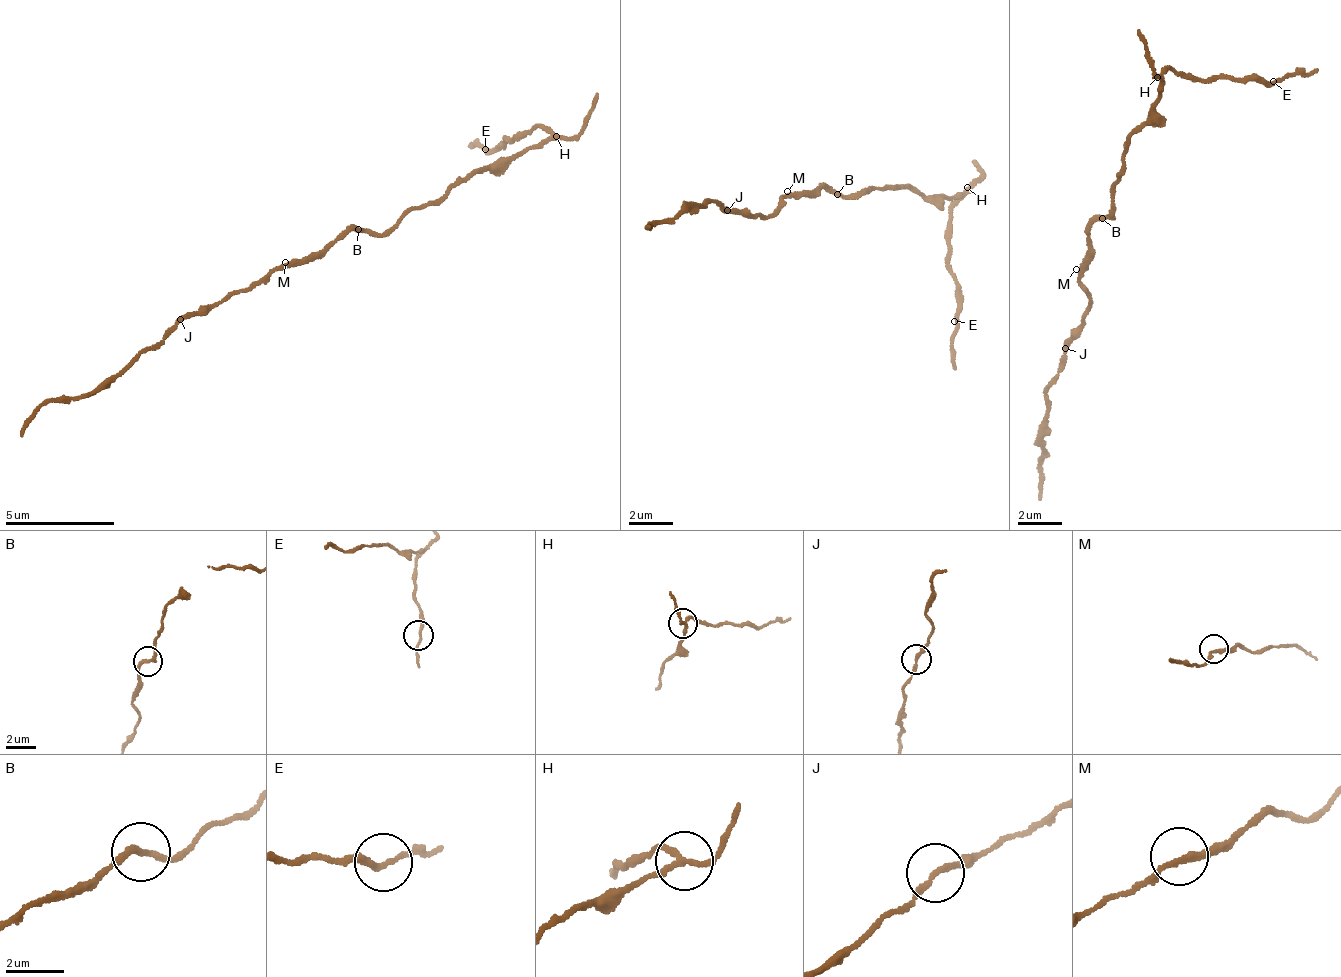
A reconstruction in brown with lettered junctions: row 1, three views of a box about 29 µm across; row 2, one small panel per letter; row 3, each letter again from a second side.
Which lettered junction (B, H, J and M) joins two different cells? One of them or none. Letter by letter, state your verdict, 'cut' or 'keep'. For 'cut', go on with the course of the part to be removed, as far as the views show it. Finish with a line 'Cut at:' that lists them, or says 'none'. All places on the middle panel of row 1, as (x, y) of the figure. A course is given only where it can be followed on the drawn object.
B: keep
H: cut; course (969, 186), (954, 203), (952, 260), (956, 368)
J: keep
M: keep
Cut at: H

